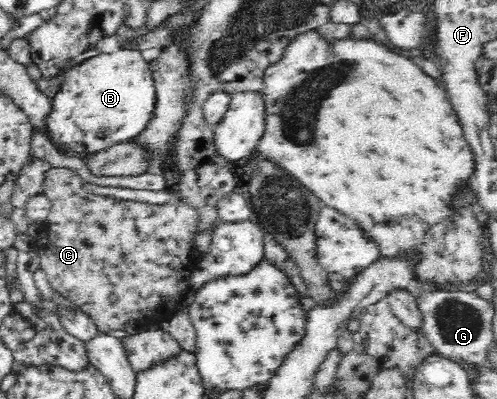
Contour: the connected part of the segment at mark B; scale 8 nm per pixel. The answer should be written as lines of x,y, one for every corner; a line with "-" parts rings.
120,48
111,53
100,53
85,57
64,69
64,78
52,98
51,114
46,118
50,141
61,146
63,151
73,151
81,155
92,155
110,146
126,143
147,131
156,110
156,88
150,62
145,61
139,50

